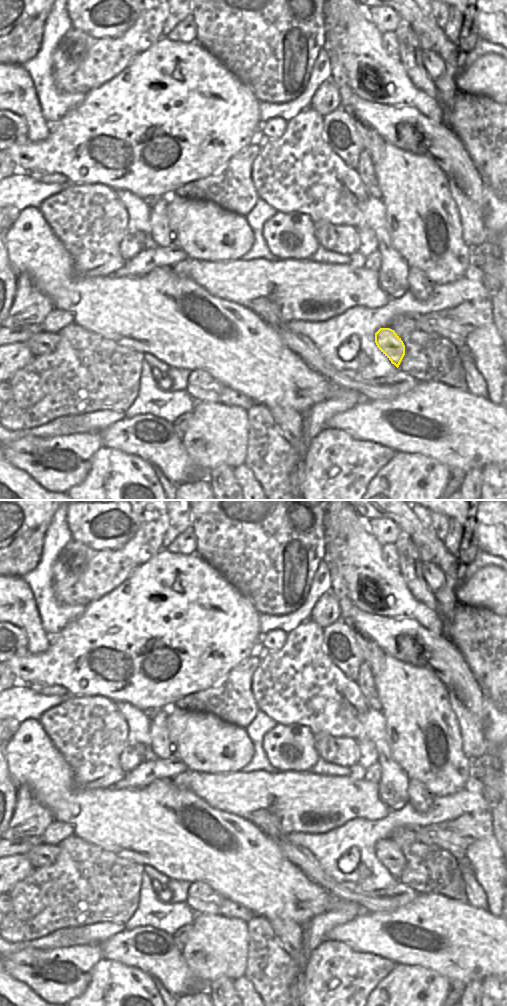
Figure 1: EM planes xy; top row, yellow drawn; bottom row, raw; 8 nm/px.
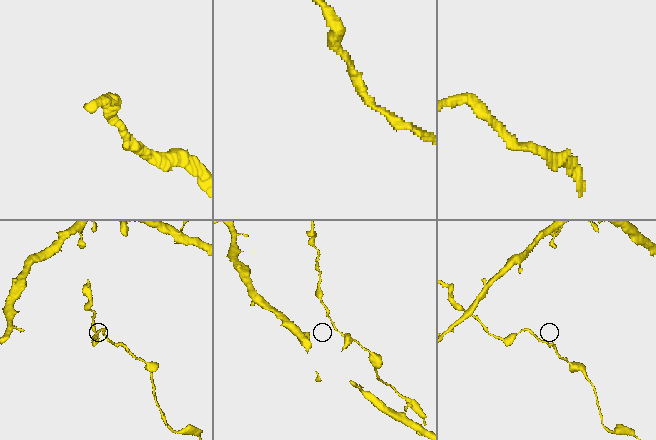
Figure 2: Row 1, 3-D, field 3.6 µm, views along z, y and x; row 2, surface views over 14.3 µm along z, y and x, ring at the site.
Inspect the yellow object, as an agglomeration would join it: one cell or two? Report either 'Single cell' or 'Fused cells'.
Single cell

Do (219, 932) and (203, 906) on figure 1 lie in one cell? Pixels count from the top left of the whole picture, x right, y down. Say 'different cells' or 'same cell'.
different cells

